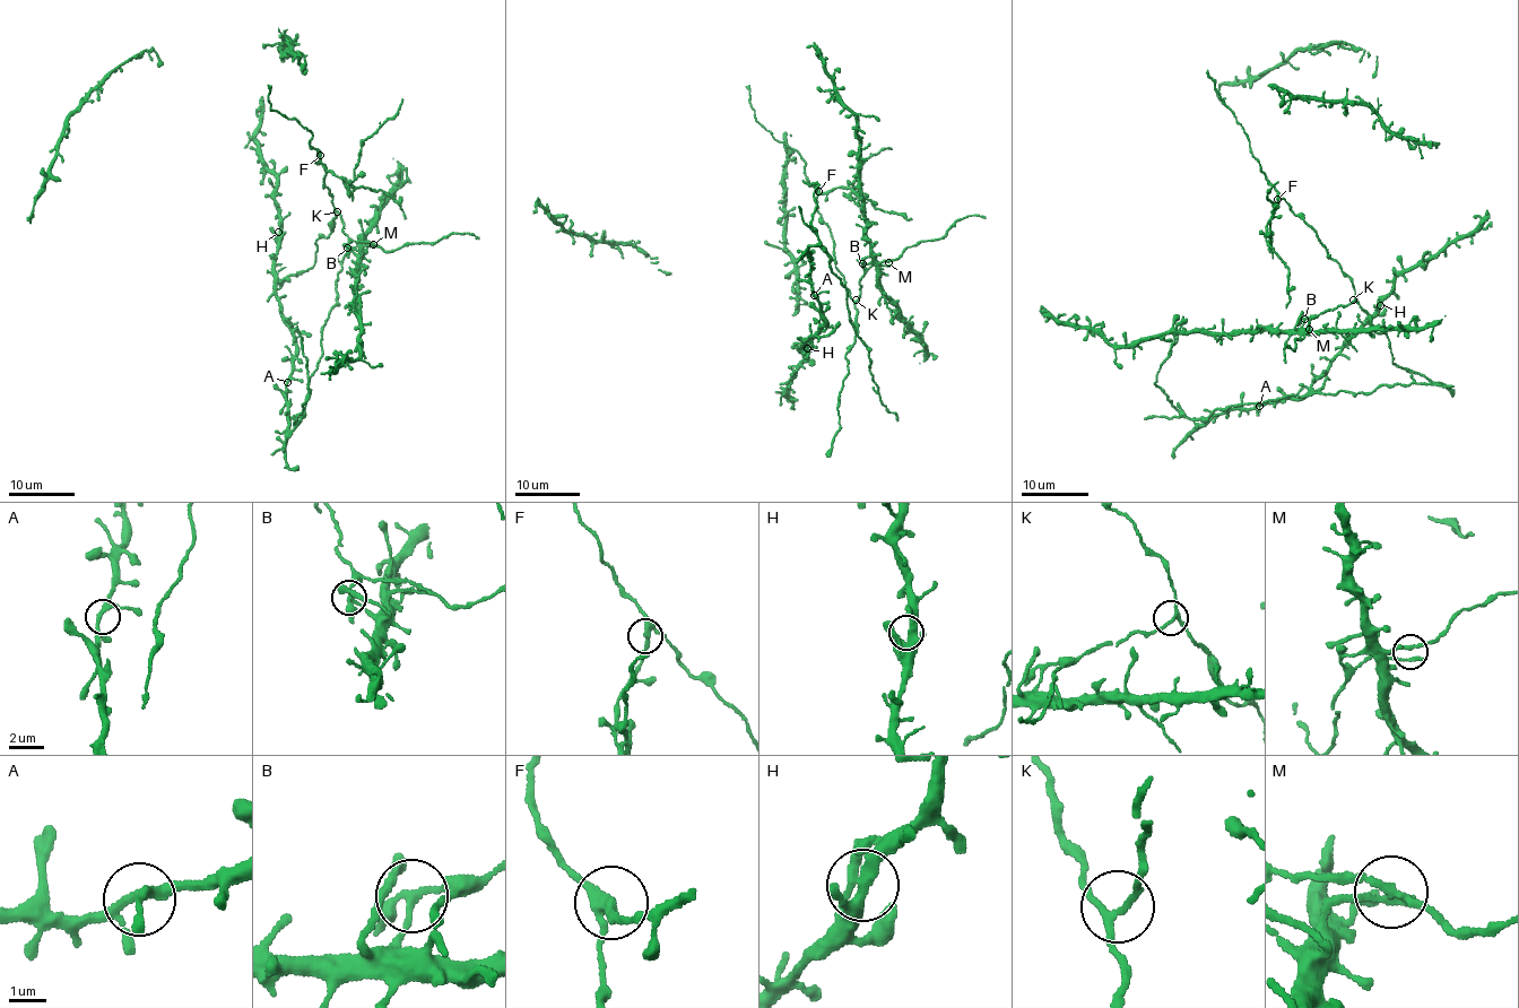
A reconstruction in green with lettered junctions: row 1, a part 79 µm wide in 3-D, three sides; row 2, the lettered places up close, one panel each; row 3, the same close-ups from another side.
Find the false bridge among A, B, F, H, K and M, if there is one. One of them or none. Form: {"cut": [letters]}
{"cut": ["F"]}

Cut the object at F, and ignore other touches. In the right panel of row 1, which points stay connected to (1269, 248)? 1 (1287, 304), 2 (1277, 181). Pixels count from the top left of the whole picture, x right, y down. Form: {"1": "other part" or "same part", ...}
{"1": "same part", "2": "same part"}

